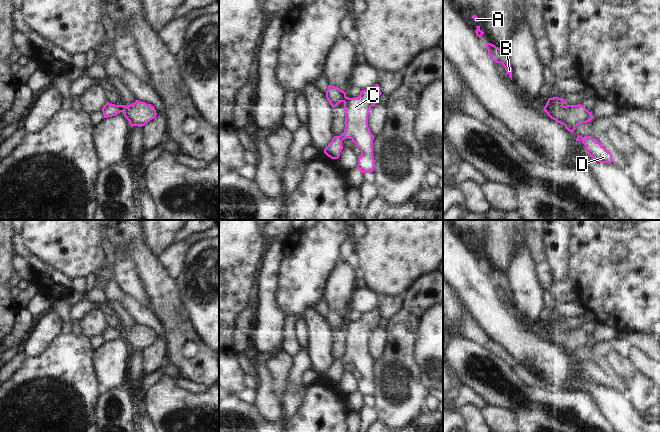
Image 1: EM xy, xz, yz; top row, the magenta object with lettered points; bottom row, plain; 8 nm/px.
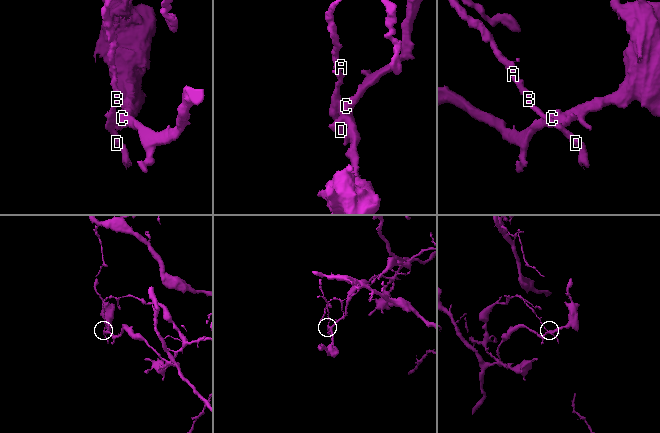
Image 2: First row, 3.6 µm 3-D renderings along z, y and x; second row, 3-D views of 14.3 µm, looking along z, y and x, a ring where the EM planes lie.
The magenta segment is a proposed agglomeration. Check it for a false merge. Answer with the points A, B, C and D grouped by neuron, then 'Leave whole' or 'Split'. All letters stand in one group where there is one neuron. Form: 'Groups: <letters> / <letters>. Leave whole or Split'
Groups: A B D / C. Split

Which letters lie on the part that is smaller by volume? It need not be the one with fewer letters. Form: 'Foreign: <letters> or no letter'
Foreign: A, B, D

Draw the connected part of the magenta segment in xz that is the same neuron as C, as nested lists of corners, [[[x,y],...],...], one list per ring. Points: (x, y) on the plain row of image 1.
[[[376,308],[366,314],[362,314],[358,321],[344,324],[345,353],[340,360],[334,360],[324,377],[331,383],[338,383],[343,373],[342,365],[350,362],[361,374],[357,392],[362,396],[373,396],[373,364],[374,359],[368,351],[368,340],[372,330],[378,327],[381,319],[380,310]]]

